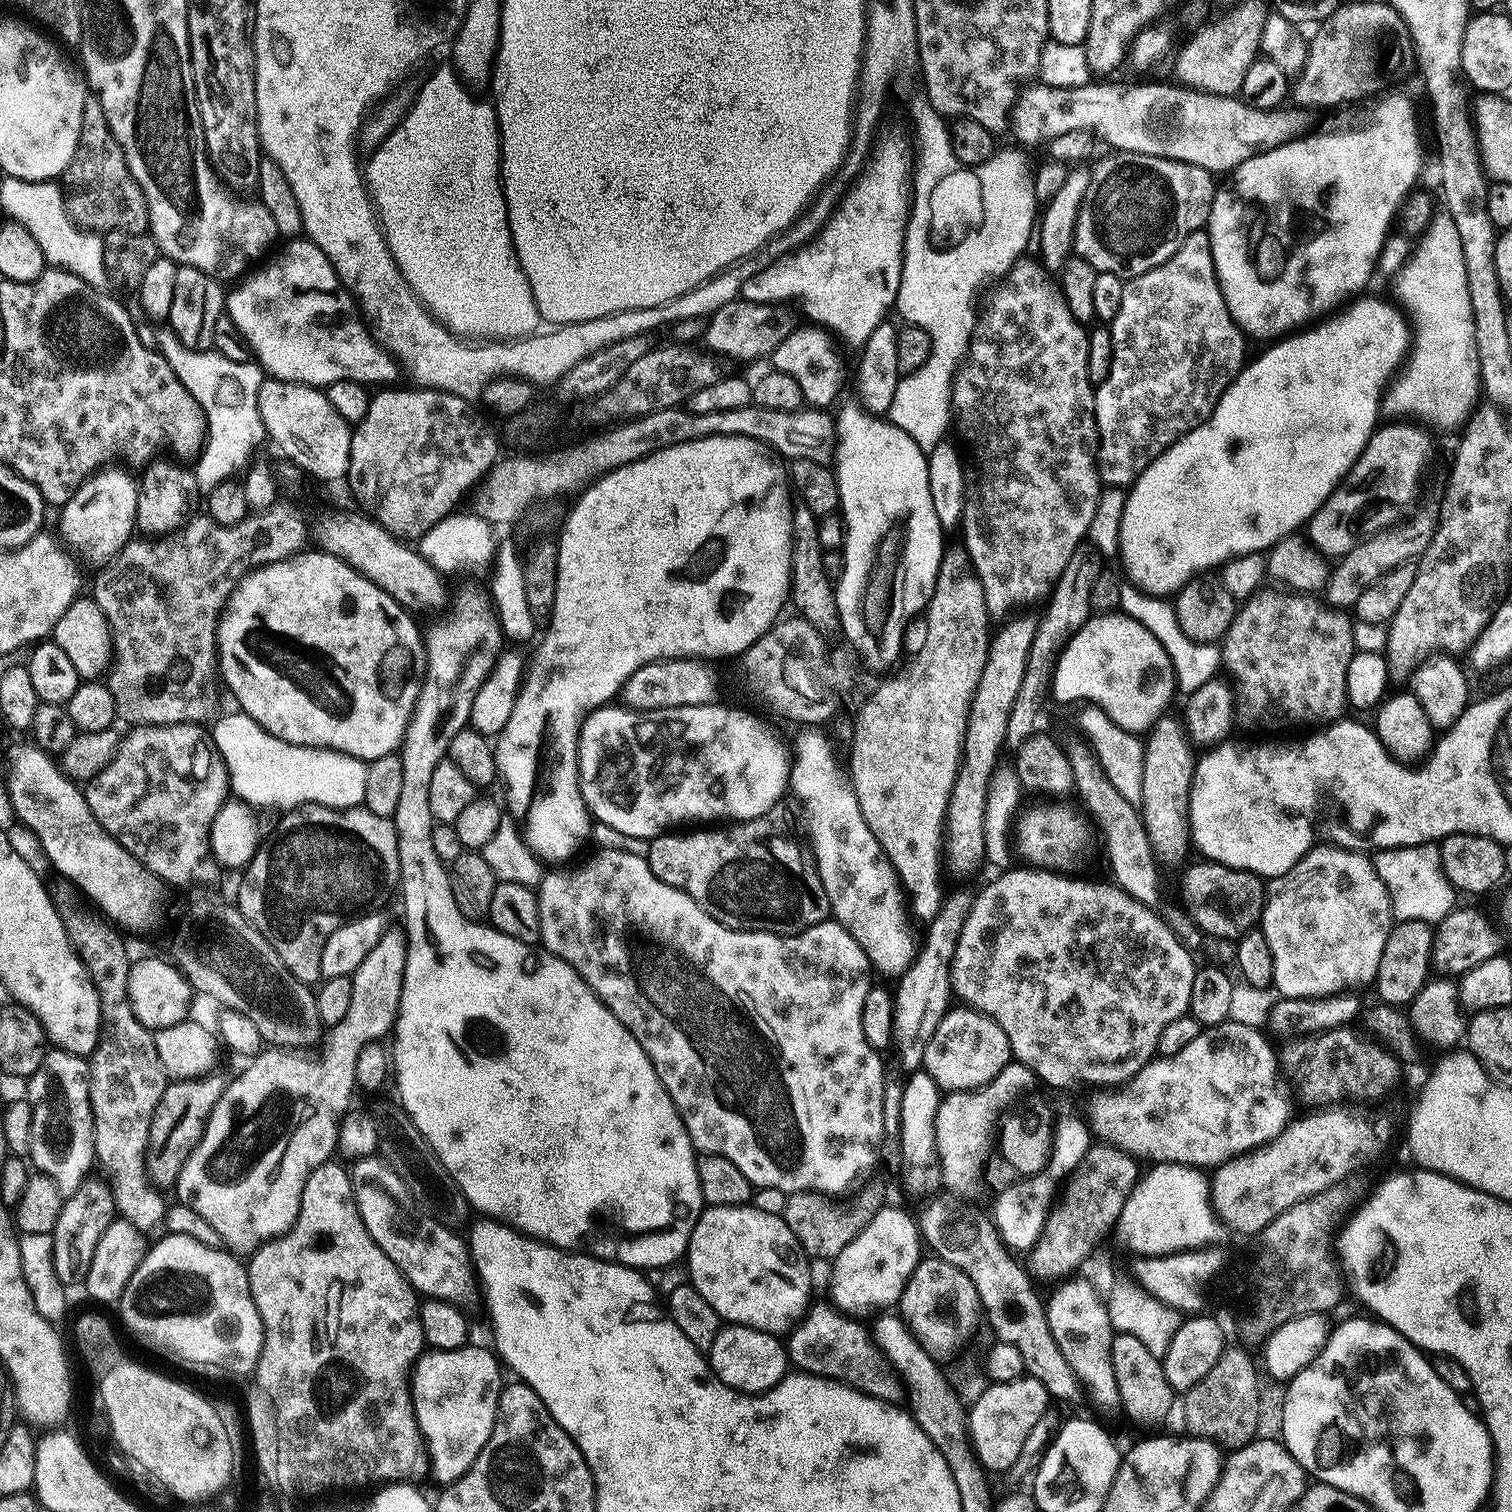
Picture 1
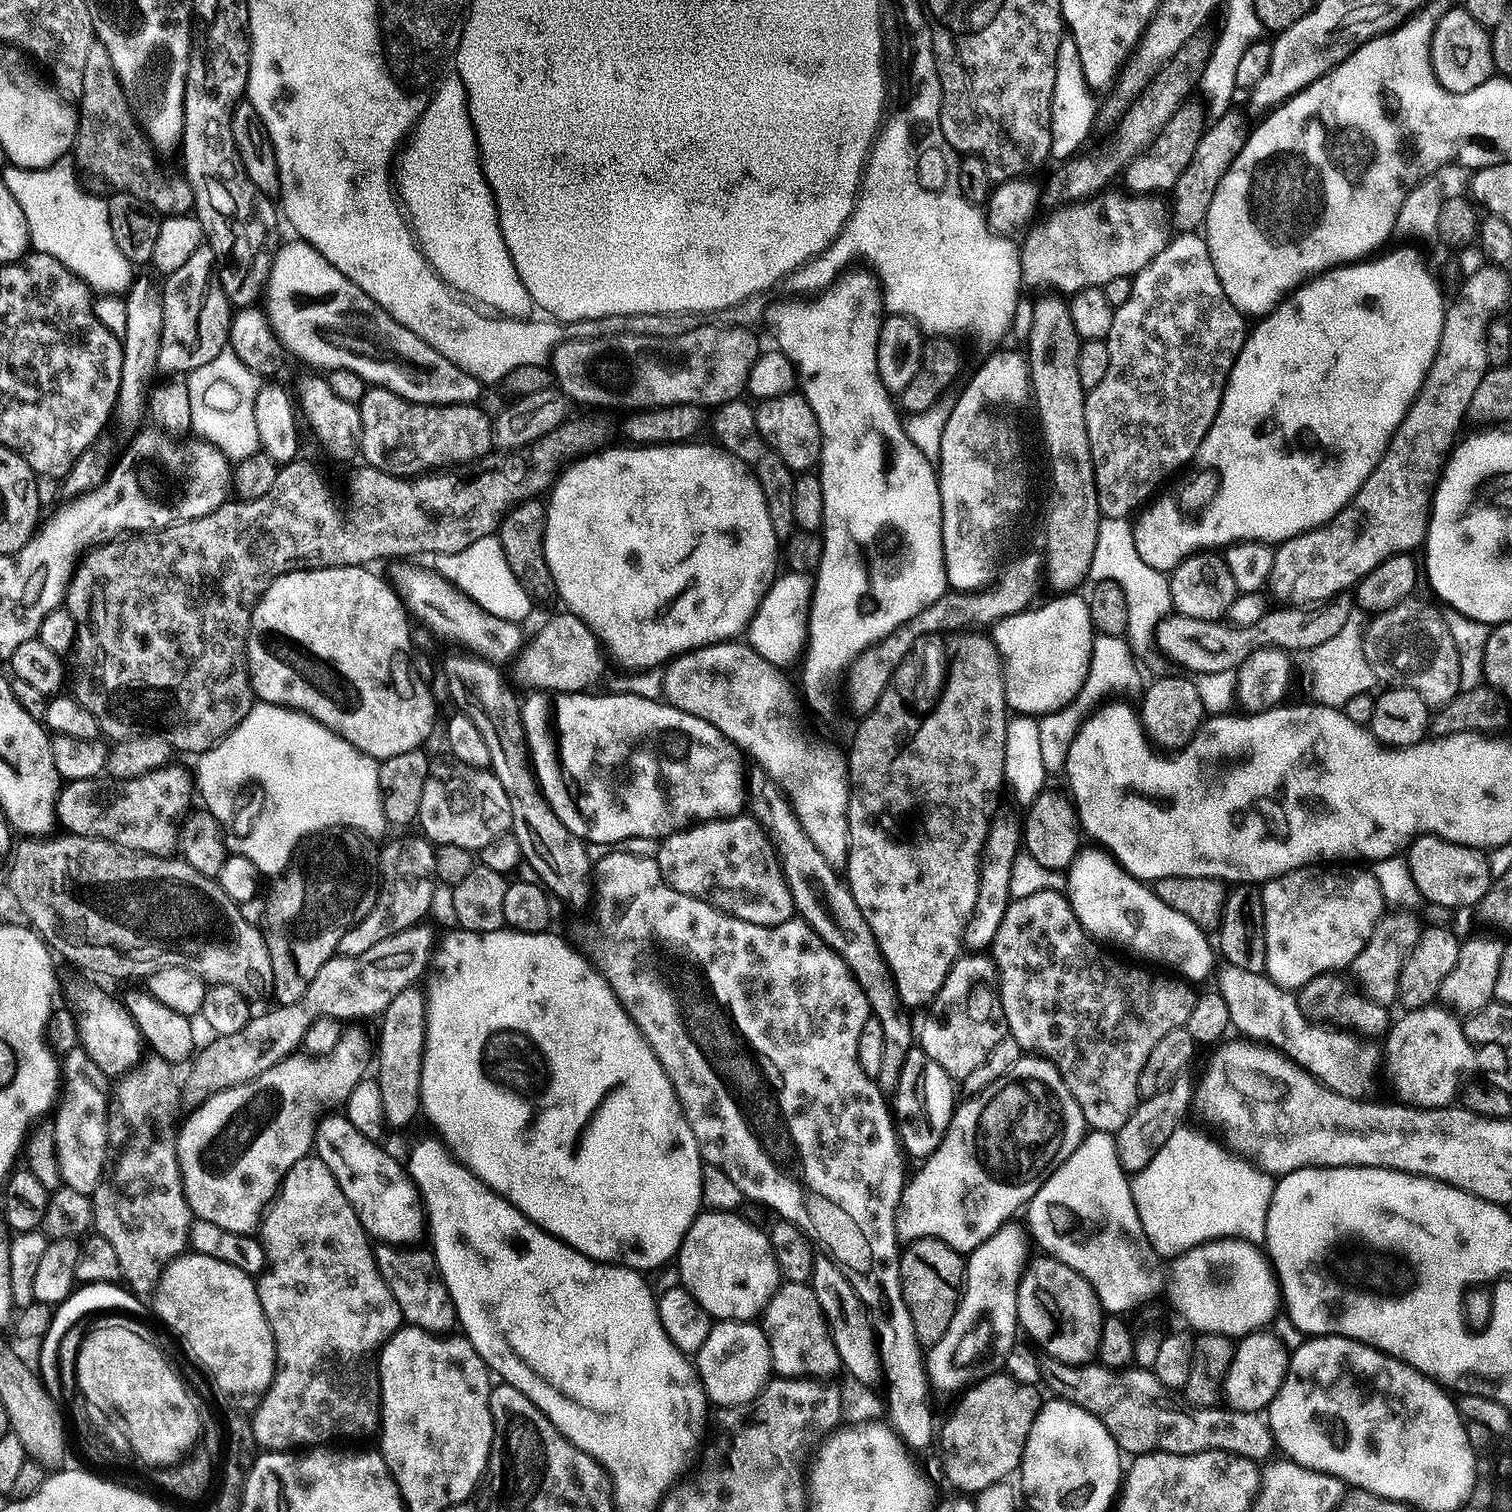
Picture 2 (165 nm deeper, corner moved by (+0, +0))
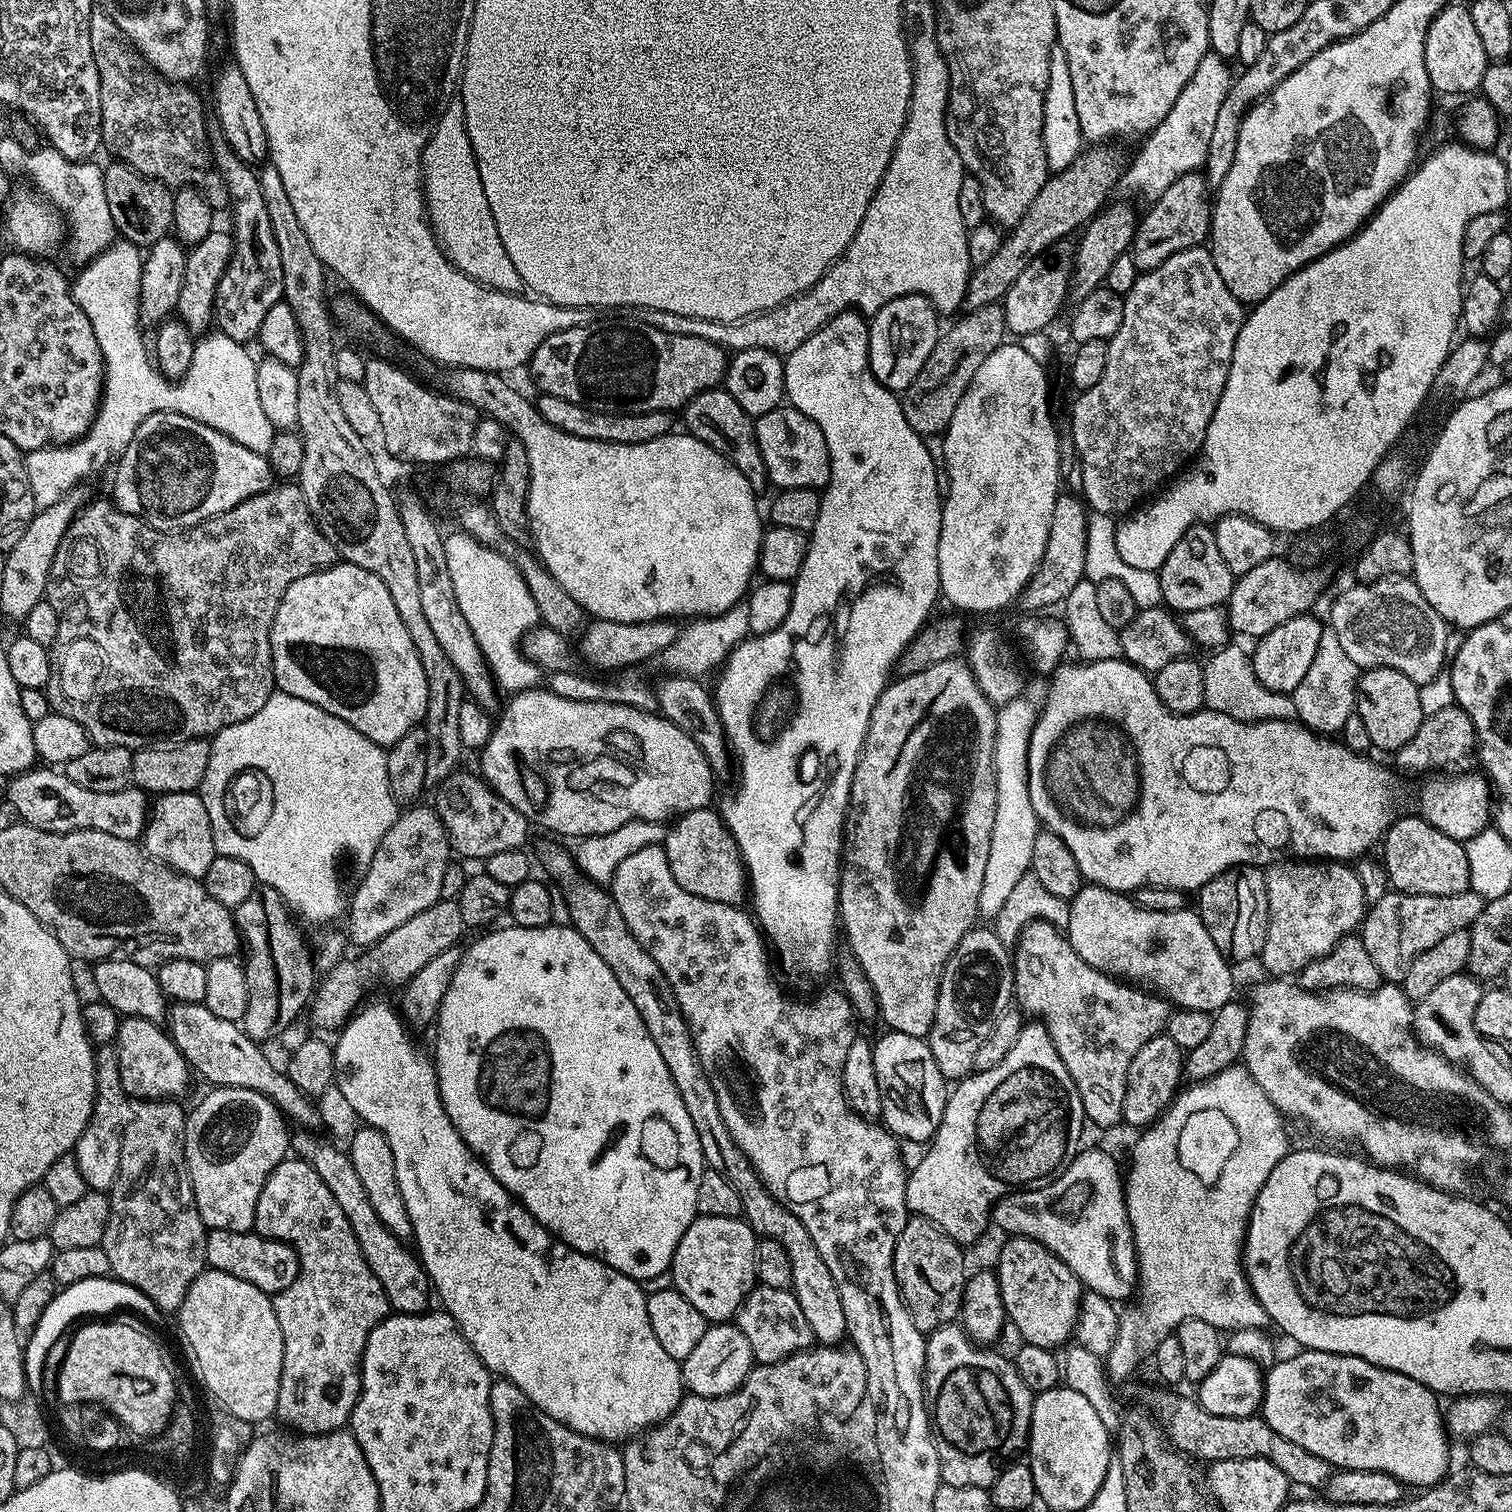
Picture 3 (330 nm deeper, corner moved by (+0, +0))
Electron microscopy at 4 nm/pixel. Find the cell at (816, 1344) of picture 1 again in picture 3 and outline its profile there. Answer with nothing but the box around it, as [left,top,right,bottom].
[734,1287,814,1364]

